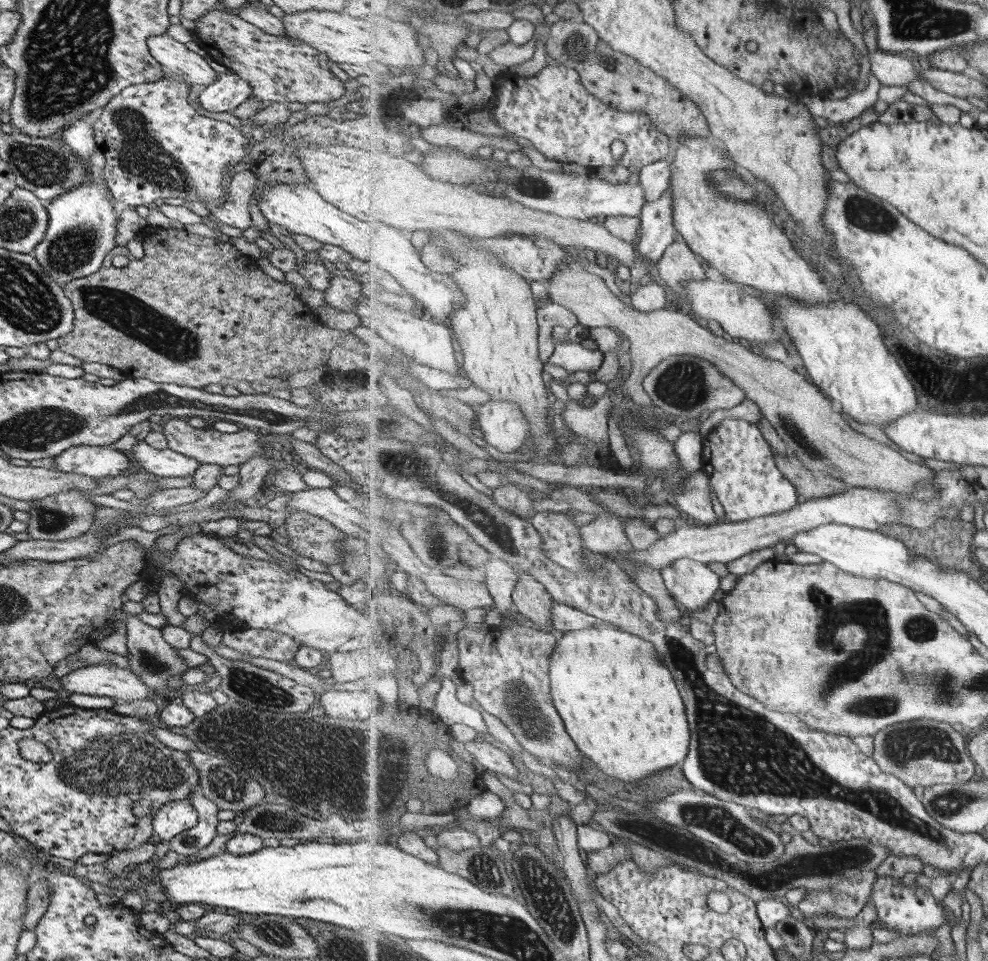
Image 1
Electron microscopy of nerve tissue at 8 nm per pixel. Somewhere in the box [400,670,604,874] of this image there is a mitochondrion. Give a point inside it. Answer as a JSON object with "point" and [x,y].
{"point":[516,698]}

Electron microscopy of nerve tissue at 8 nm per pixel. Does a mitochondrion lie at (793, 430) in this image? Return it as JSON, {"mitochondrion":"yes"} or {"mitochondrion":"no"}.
{"mitochondrion":"yes"}

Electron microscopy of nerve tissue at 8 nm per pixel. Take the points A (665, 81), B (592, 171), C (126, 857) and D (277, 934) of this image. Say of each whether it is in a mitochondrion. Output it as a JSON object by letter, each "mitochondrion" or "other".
{"A":"other","B":"other","C":"other","D":"mitochondrion"}

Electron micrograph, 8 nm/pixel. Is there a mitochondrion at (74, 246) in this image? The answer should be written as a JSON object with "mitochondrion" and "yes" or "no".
{"mitochondrion":"yes"}

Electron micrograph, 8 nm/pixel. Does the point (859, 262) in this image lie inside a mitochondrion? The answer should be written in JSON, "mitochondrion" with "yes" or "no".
{"mitochondrion":"no"}

